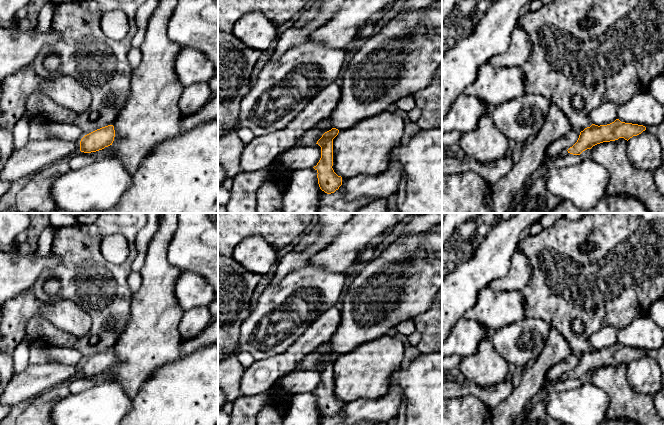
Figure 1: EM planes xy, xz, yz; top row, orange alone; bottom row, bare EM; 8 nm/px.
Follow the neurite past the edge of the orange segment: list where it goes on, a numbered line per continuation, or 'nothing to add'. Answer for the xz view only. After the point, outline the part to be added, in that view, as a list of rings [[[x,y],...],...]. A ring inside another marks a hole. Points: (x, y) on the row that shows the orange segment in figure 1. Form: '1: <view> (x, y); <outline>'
1: xz (330, 203); [[[338,190],[331,194],[324,192],[318,213],[358,213],[362,207],[369,206],[375,200],[359,197],[353,201],[346,201]]]

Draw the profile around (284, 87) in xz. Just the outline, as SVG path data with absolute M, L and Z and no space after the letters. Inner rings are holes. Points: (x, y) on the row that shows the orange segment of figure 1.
M308 41L295 44L275 61L268 61L255 85L241 101L238 127L249 128L255 137L283 130L317 93L337 83L346 64L345 57L350 52L349 47L335 49Z

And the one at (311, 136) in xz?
M321 120L317 122L311 129L307 130L301 138L299 138L298 145L306 146L316 144L322 135L332 128L333 127L328 120Z

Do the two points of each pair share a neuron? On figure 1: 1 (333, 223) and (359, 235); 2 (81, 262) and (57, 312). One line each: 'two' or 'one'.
1: two
2: two

